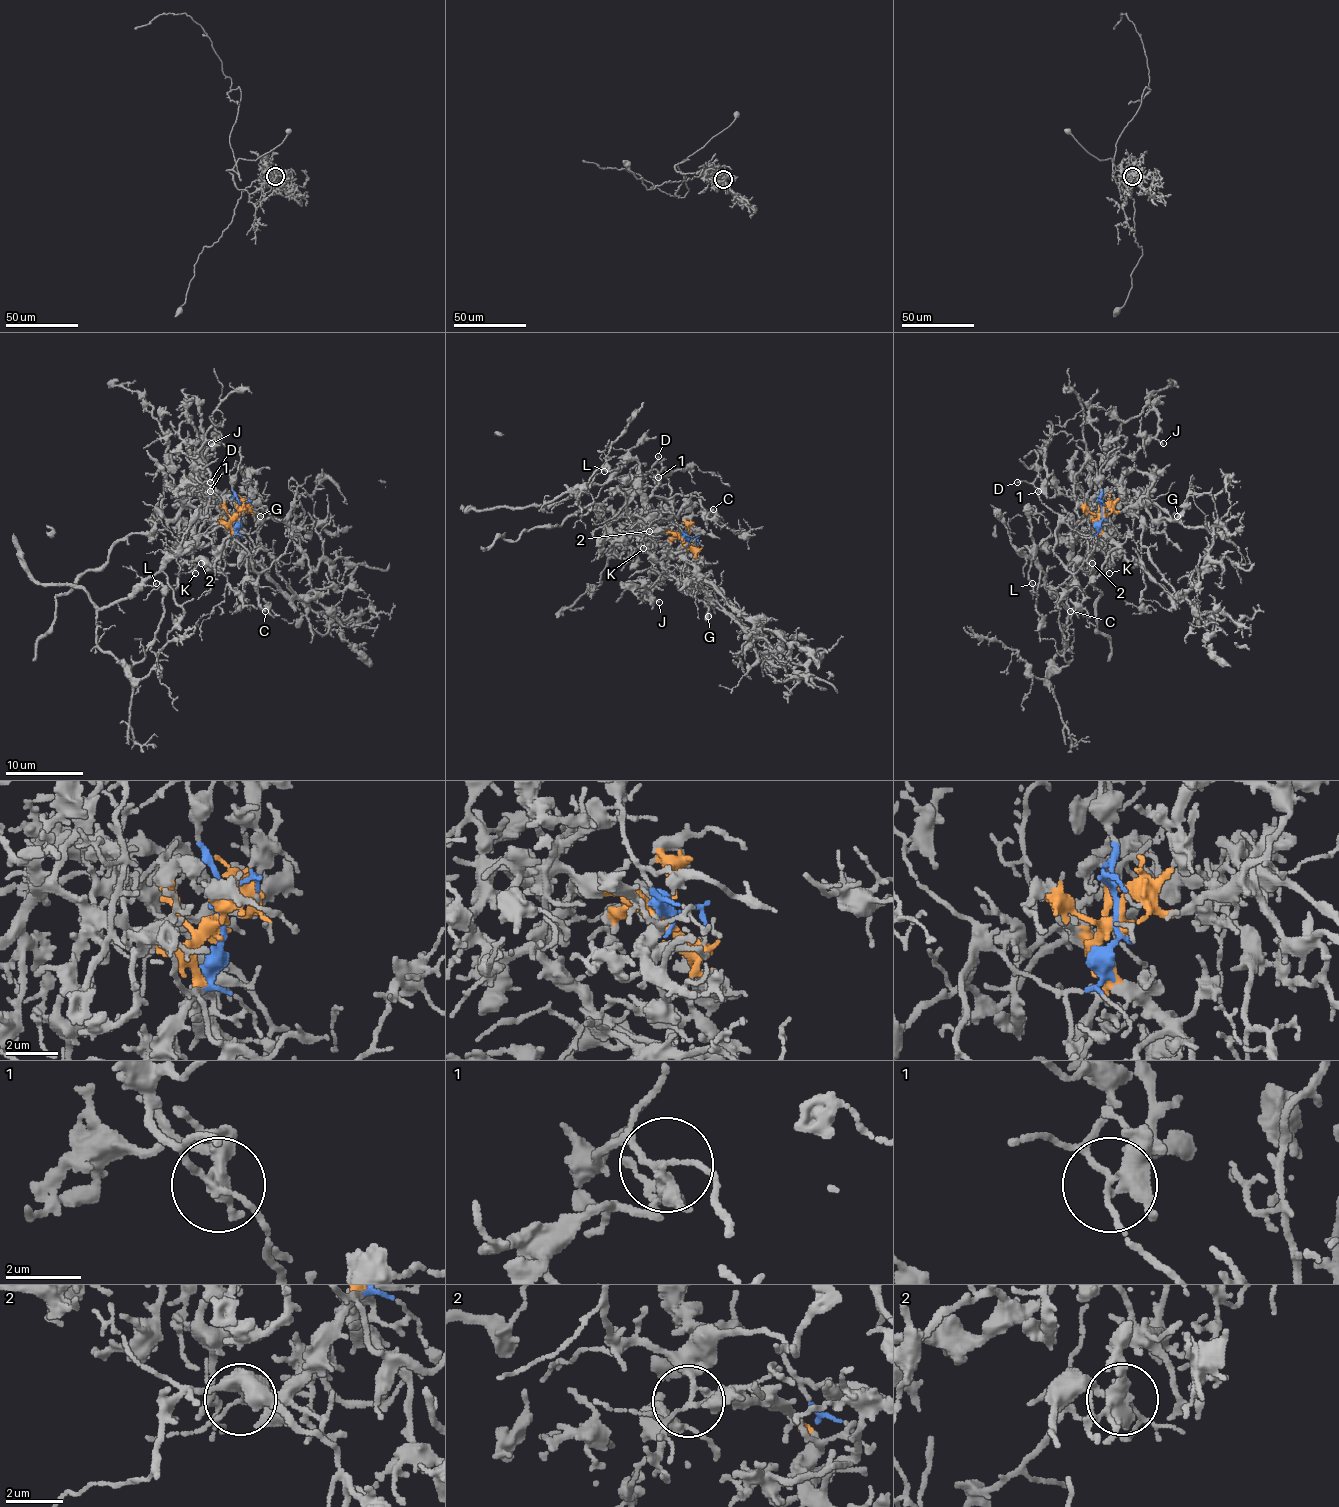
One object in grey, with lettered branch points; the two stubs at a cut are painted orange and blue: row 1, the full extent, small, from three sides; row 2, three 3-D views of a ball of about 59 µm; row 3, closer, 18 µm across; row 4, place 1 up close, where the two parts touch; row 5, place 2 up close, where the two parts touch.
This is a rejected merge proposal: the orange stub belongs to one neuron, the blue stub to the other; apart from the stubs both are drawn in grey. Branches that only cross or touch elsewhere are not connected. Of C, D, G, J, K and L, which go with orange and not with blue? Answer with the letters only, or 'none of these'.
G, J

